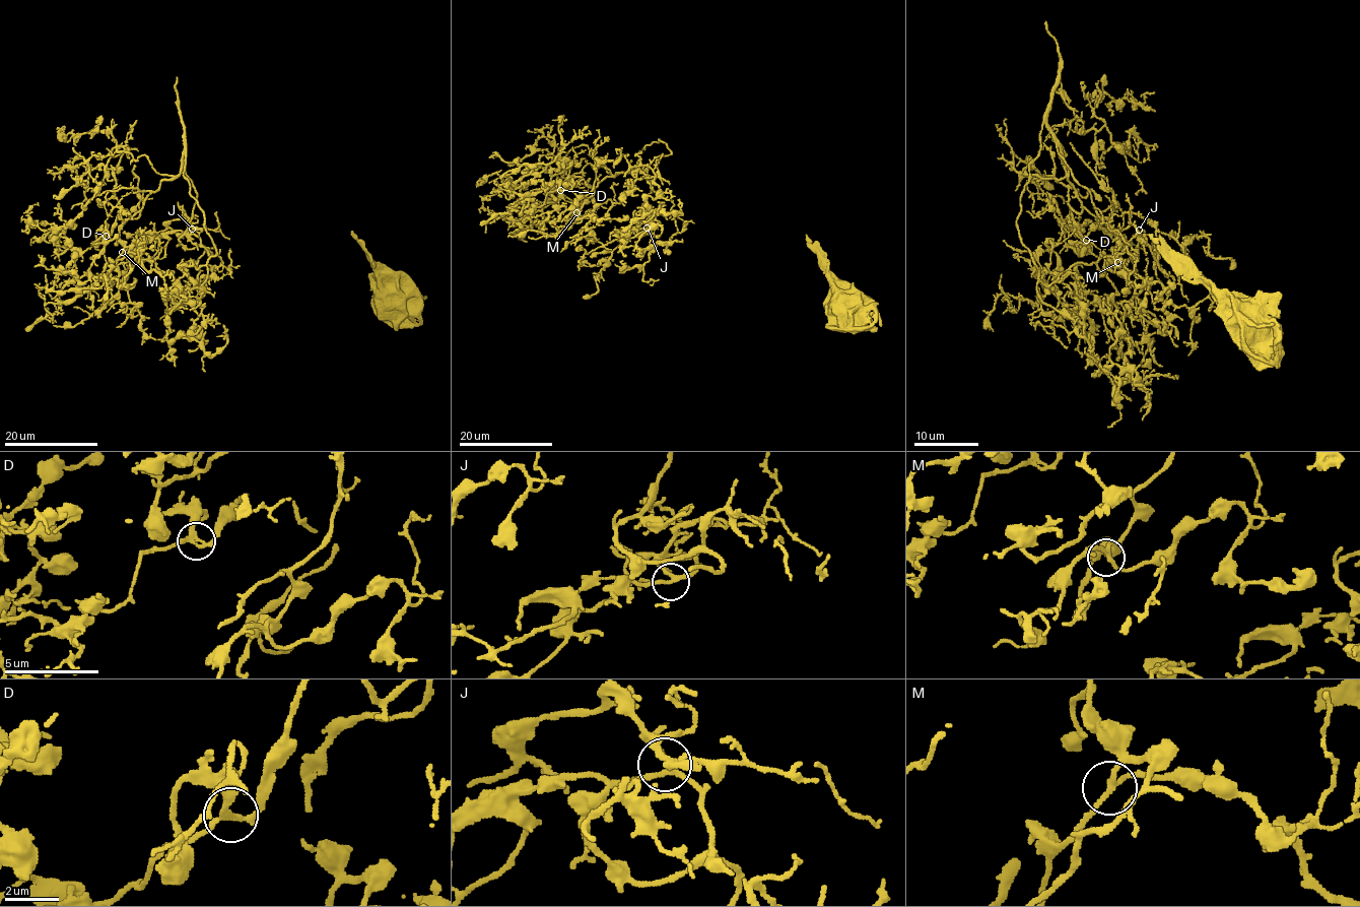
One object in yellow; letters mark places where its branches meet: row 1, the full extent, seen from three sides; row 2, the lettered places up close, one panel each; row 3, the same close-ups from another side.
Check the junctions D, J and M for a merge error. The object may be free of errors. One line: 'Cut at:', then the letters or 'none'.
Cut at: none

